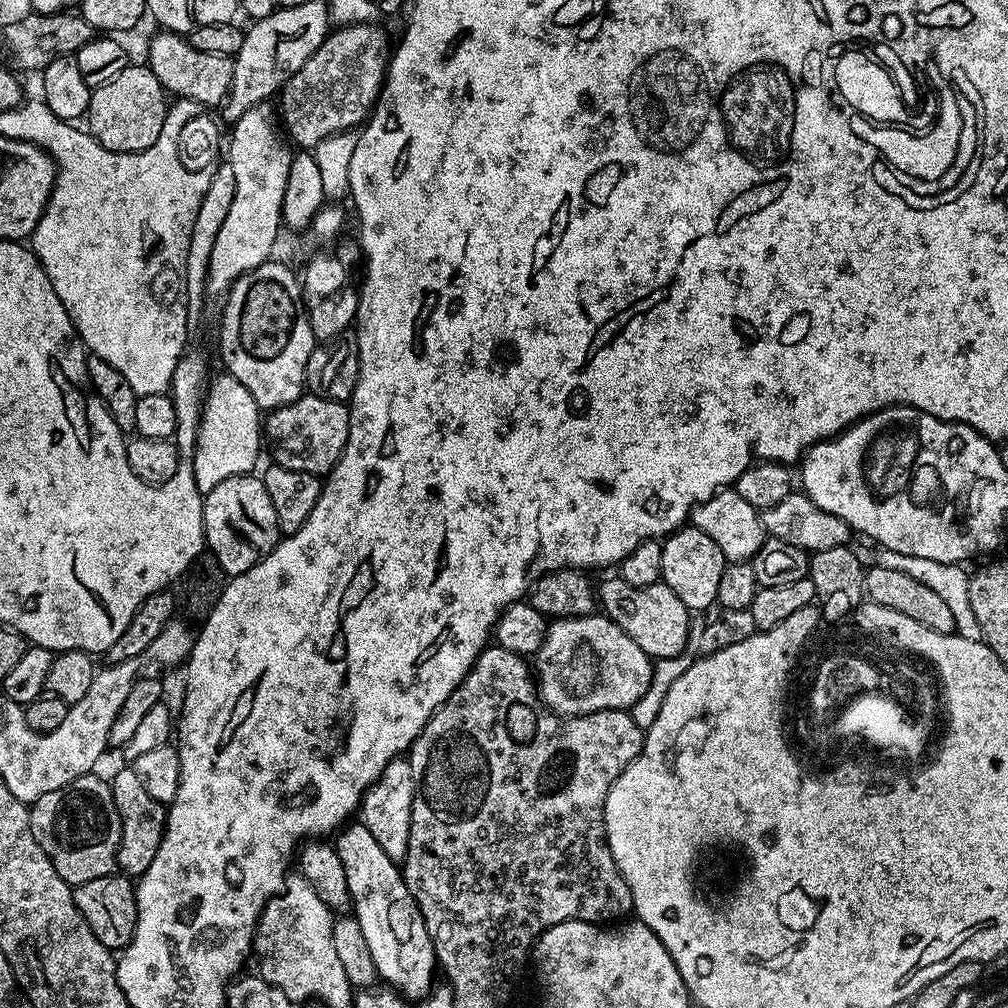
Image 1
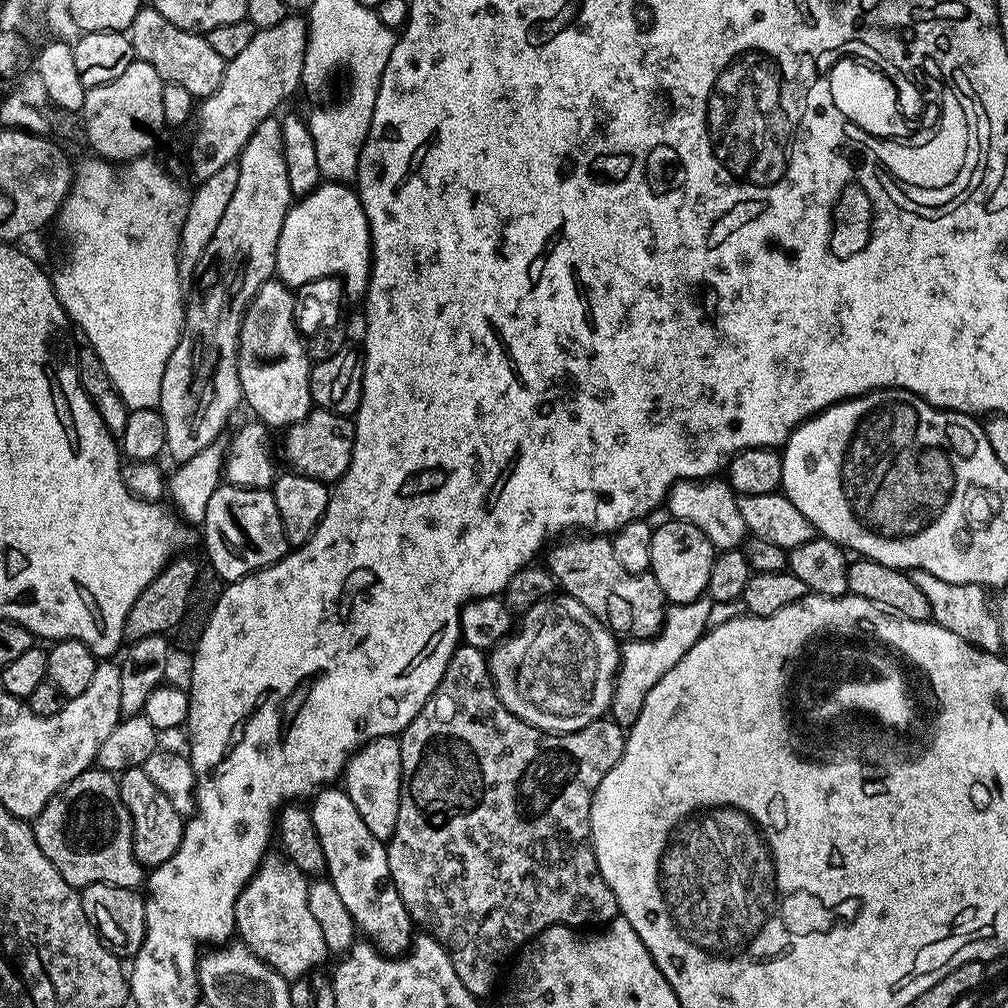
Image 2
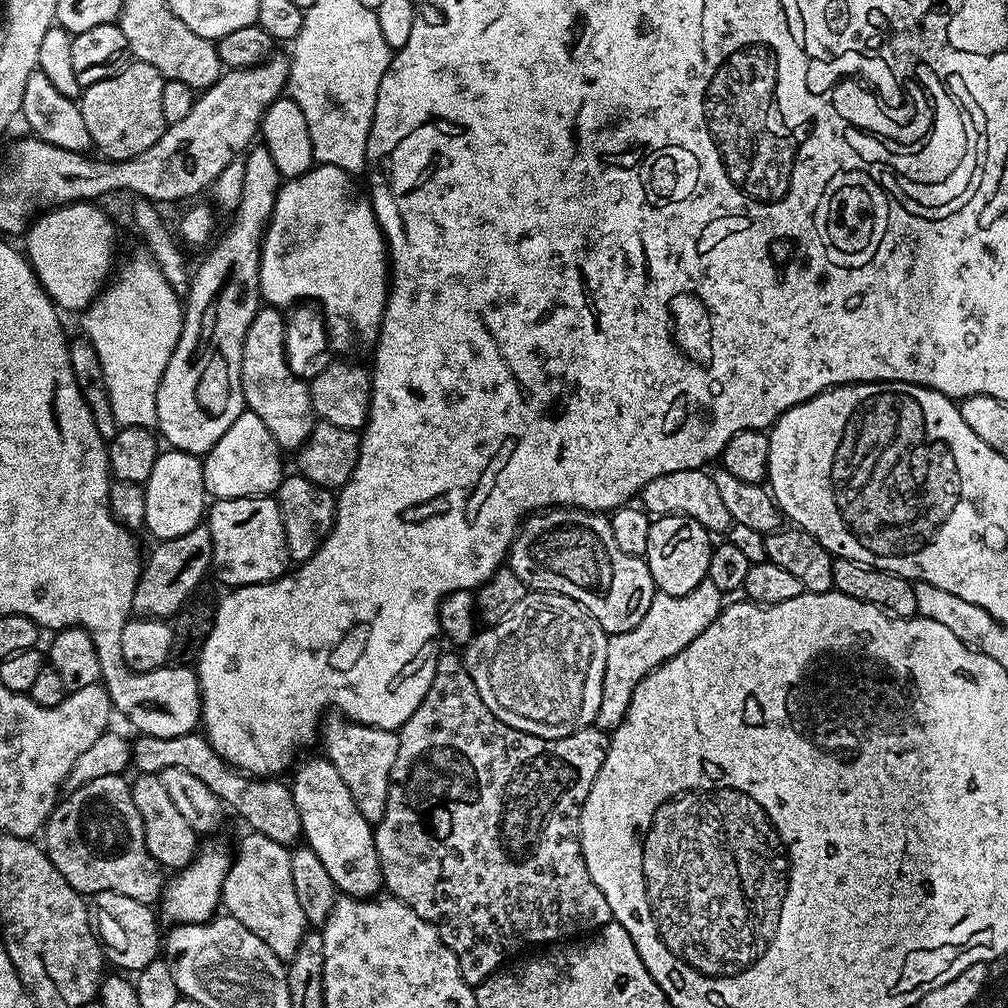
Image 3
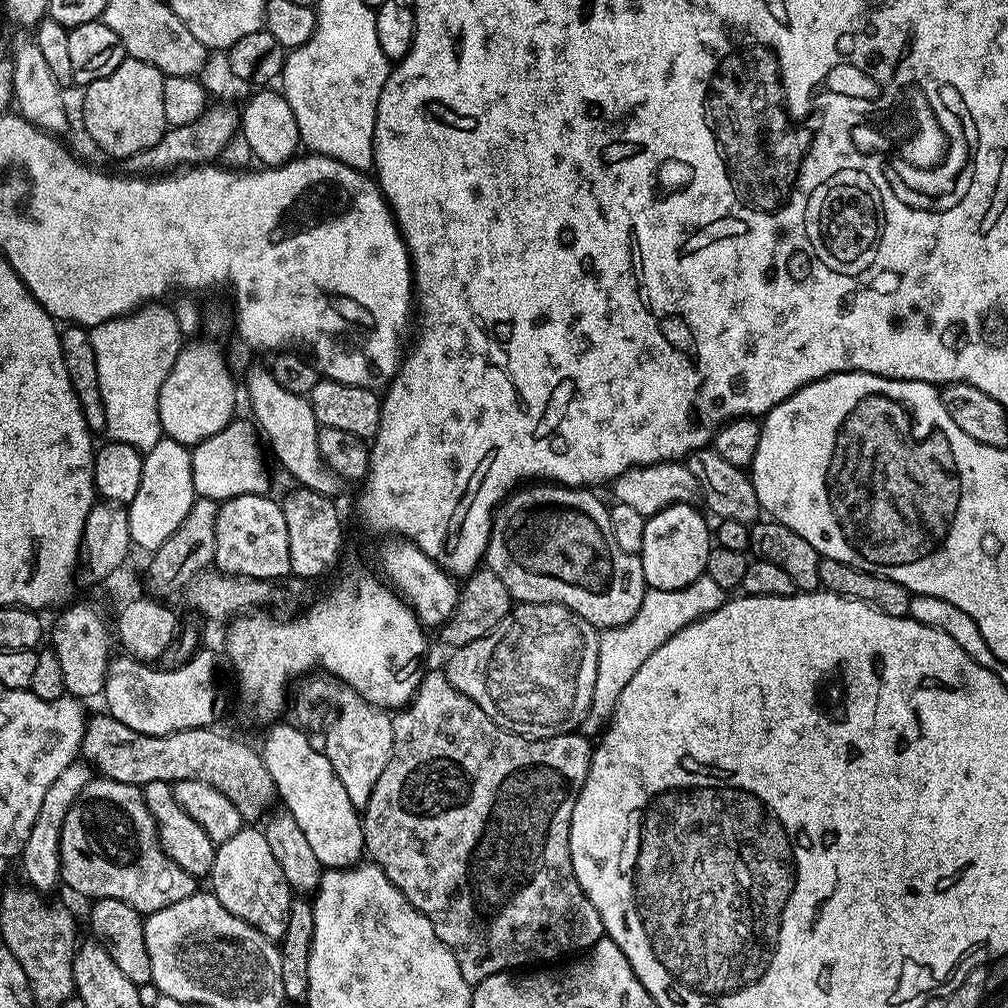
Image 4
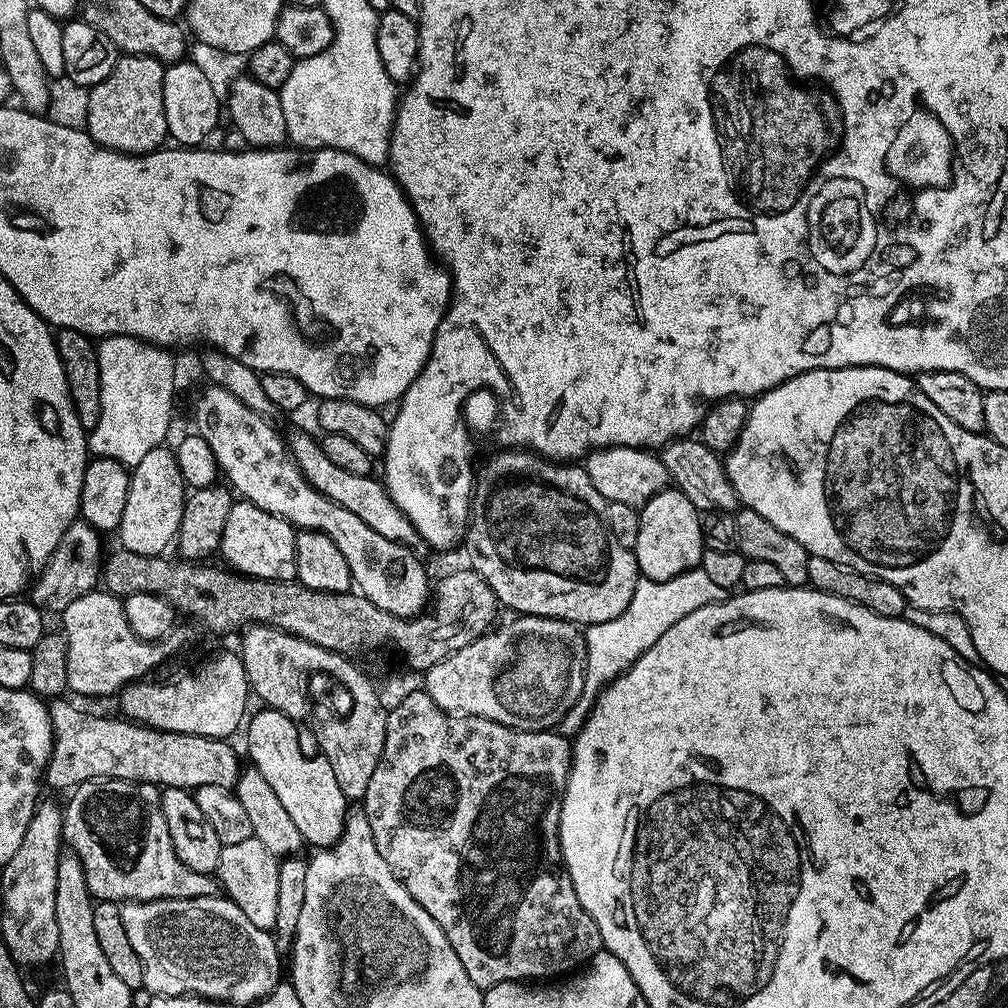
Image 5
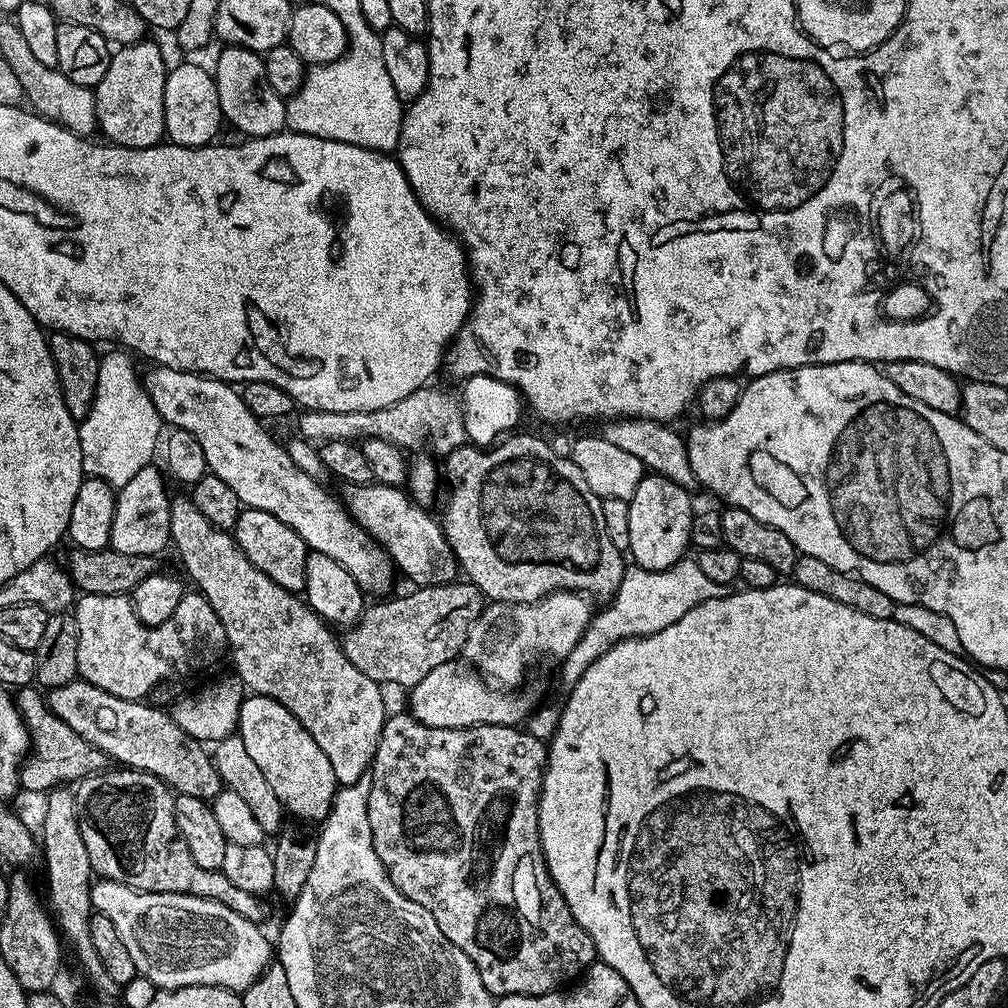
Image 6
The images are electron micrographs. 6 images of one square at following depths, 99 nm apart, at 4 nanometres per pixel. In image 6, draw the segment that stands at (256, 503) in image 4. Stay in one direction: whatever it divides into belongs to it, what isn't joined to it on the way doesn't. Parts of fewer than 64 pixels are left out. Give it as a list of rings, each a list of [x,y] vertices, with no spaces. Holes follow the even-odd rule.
[[[244,508],[236,523],[234,535],[242,554],[246,554],[252,565],[266,574],[266,578],[288,592],[303,593],[306,558],[310,549],[302,542],[302,538],[298,538],[298,534],[294,534],[294,530],[290,530],[290,526],[286,526],[286,522],[278,522],[278,518],[274,518],[274,514],[266,514],[266,510]]]

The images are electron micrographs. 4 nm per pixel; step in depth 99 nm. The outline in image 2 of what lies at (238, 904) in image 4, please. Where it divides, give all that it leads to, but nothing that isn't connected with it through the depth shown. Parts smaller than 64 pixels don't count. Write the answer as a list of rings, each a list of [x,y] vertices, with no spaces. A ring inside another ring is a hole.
[[[269,854],[261,860],[259,870],[242,890],[236,903],[236,932],[244,947],[289,982],[305,976],[307,972],[317,971],[323,965],[320,963],[330,956],[326,942],[322,939],[322,926],[318,926],[314,914],[310,914],[310,902],[306,900],[309,883],[309,877],[298,870],[298,866],[294,866],[294,862],[290,862],[287,856]]]

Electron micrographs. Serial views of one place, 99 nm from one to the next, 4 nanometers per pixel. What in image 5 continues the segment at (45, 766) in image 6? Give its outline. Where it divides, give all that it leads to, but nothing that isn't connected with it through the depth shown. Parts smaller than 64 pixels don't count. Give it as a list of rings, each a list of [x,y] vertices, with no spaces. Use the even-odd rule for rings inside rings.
[[[56,698],[48,704],[52,719],[52,756],[46,769],[46,784],[52,788],[74,790],[87,780],[125,780],[154,784],[161,789],[195,790],[203,784],[235,789],[242,763],[227,739],[215,740],[198,734],[161,732],[126,718],[110,720],[91,716],[75,708],[68,698]]]

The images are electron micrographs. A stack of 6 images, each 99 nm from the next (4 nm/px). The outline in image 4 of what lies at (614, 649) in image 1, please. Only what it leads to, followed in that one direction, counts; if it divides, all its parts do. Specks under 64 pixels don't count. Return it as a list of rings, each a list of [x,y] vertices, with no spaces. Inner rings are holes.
[[[517,603],[490,634],[451,653],[446,675],[498,726],[534,740],[564,736],[577,731],[590,710],[599,641],[596,627],[566,606]]]

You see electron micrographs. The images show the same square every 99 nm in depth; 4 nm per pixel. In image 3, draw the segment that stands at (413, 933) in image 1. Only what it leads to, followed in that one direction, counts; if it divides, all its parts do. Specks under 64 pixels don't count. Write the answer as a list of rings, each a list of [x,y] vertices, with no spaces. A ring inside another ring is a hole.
[[[327,758],[308,760],[298,768],[291,773],[290,787],[294,794],[294,806],[298,806],[298,814],[302,818],[303,839],[307,847],[322,858],[322,866],[326,866],[330,878],[334,878],[337,889],[343,895],[375,897],[381,891],[384,879],[378,862],[373,825],[358,814],[358,806],[354,806],[354,798],[350,798],[350,790],[346,790],[342,774],[334,770]]]

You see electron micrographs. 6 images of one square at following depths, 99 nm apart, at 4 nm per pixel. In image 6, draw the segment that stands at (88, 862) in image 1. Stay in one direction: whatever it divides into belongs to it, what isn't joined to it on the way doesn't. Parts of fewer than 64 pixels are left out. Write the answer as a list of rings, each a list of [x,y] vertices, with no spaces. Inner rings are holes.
[[[121,767],[120,772],[105,770],[95,776],[88,776],[75,785],[76,809],[78,810],[78,830],[86,850],[90,853],[90,866],[97,877],[114,882],[122,882],[140,892],[187,892],[189,896],[206,898],[242,914],[252,924],[263,925],[268,916],[268,908],[261,897],[242,890],[226,878],[224,872],[202,870],[190,855],[190,846],[180,837],[174,822],[174,802],[176,796],[167,784],[149,772],[137,772],[134,768]]]

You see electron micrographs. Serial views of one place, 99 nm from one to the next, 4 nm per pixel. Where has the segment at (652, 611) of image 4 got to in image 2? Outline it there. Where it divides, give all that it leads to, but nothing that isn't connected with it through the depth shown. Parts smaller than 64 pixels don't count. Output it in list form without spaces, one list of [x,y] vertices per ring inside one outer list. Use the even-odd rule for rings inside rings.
[[[707,595],[699,596],[694,602],[672,604],[665,611],[664,624],[656,635],[649,640],[630,640],[620,649],[620,669],[616,672],[616,689],[612,691],[612,707],[610,719],[621,728],[627,730],[642,714],[642,704],[646,702],[646,694],[654,690],[656,683],[686,655],[686,650],[694,646],[704,633],[709,631],[712,620],[713,601]]]

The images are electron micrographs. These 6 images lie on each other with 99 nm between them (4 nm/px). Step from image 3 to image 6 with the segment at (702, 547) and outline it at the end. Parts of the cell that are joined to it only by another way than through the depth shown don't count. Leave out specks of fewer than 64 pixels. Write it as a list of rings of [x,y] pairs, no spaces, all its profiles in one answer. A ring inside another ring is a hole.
[[[645,474],[628,501],[630,510],[630,546],[628,552],[635,567],[646,570],[666,570],[685,559],[692,539],[690,526],[694,515],[689,489],[670,482],[670,478]]]

